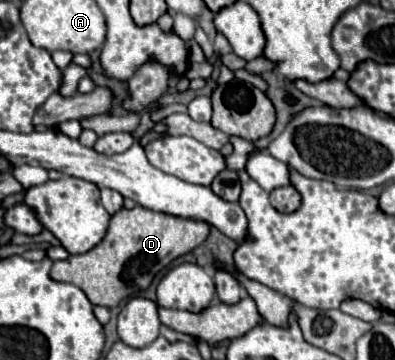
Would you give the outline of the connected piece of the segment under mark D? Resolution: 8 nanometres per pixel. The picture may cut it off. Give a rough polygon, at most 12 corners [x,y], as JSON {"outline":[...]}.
{"outline":[[143,207],[51,279],[93,305],[141,295],[209,225]]}

